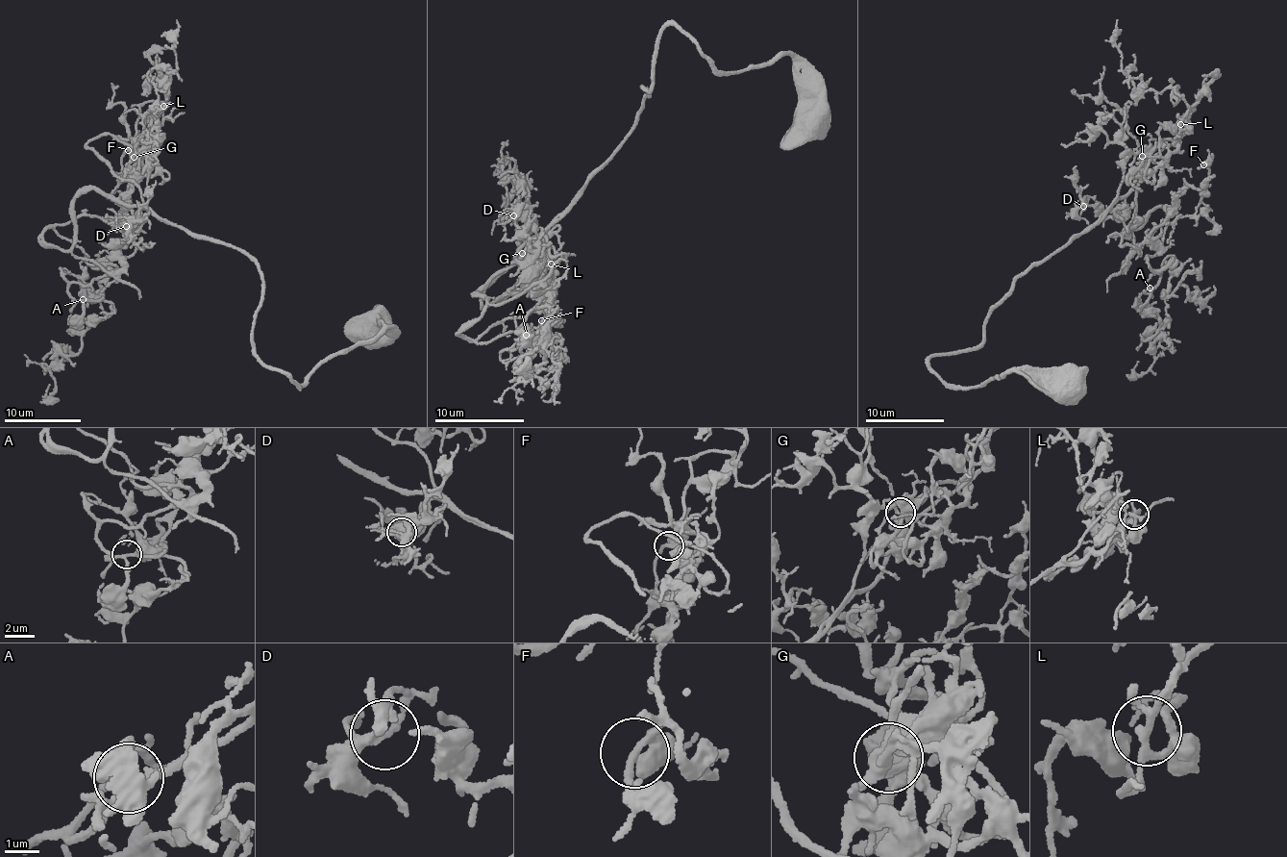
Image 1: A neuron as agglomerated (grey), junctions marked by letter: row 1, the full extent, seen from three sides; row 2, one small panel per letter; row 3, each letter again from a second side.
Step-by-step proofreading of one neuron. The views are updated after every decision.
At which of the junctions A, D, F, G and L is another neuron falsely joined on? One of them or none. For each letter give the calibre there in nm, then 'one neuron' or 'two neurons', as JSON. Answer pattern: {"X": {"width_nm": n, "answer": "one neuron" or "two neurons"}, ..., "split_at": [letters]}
{"A": {"width_nm": 200, "answer": "one neuron"}, "D": {"width_nm": 240, "answer": "one neuron"}, "F": {"width_nm": 190, "answer": "one neuron"}, "G": {"width_nm": 260, "answer": "one neuron"}, "L": {"width_nm": 190, "answer": "one neuron"}, "split_at": []}

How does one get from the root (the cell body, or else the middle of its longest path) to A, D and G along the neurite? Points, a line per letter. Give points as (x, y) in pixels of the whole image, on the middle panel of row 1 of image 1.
A: (811, 120), (788, 55), (721, 73), (665, 27), (632, 131), (459, 332), (545, 306), (511, 348), (526, 335)
D: (811, 120), (788, 55), (721, 73), (668, 25), (615, 154), (536, 249), (506, 236), (513, 215)
G: (811, 120), (788, 55), (721, 73), (668, 25), (632, 131), (522, 252)

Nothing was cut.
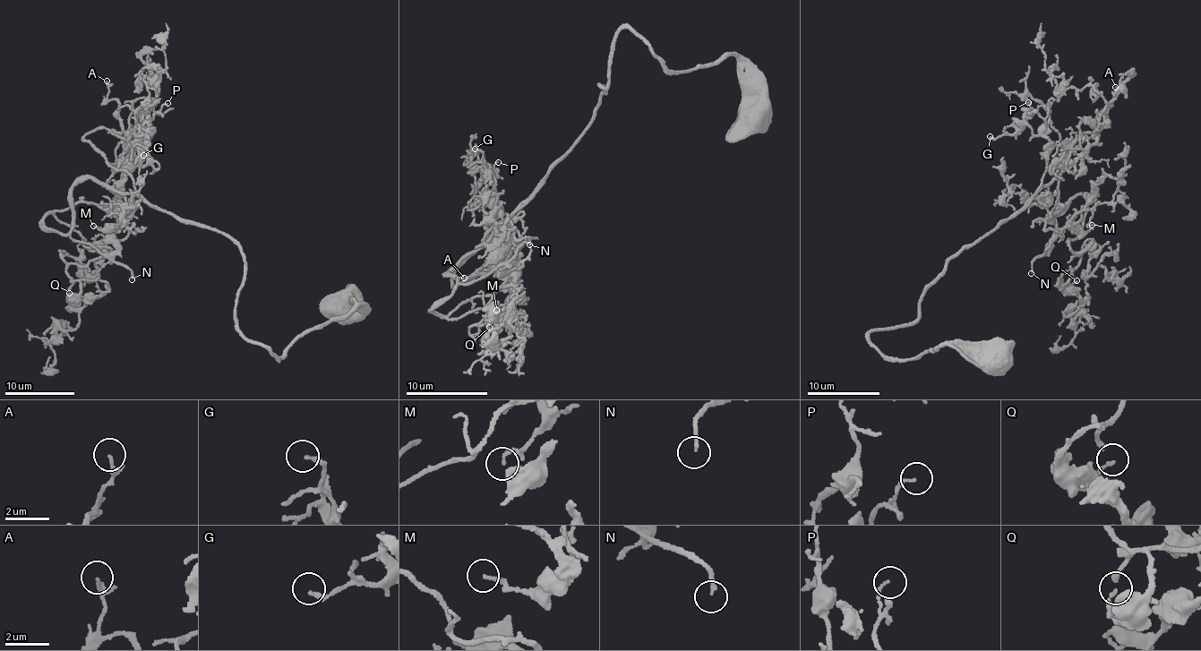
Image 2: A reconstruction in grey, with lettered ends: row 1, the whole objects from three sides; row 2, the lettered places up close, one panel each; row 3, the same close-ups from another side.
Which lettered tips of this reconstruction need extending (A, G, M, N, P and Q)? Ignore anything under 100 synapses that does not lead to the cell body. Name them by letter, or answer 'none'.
N

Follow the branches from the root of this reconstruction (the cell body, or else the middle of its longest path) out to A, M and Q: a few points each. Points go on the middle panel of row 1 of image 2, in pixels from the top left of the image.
A: (753, 115), (750, 75), (733, 55), (672, 72), (622, 28), (590, 125), (485, 235), (508, 255), (464, 278)
M: (753, 115), (733, 55), (672, 72), (620, 29), (590, 125), (510, 220), (530, 251), (496, 310)
Q: (753, 115), (733, 55), (672, 72), (620, 29), (579, 141), (446, 272), (447, 317), (513, 288), (489, 327)

